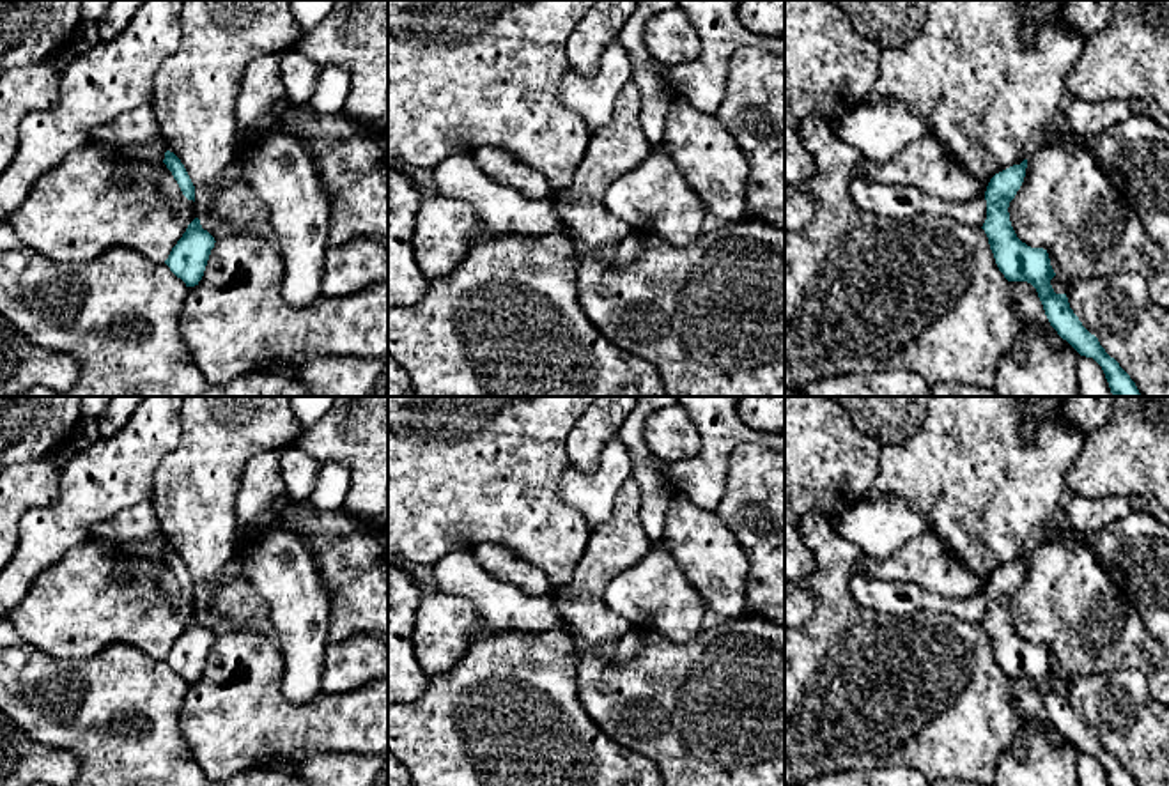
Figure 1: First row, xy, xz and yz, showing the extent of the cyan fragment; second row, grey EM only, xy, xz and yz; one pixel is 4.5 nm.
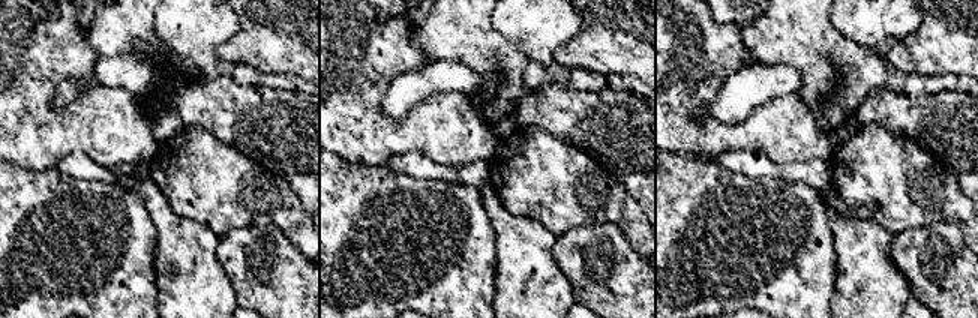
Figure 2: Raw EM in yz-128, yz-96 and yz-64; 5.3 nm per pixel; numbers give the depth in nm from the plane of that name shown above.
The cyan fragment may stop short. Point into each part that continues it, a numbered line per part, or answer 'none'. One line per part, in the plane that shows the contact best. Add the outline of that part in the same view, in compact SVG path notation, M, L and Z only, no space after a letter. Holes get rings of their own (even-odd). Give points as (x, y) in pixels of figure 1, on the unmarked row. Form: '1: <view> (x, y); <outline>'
1: xy (154, 551); M94 540L94 543L108 554L124 554L131 558L143 558L159 561L165 556L166 545L158 542L112 542L112 540Z

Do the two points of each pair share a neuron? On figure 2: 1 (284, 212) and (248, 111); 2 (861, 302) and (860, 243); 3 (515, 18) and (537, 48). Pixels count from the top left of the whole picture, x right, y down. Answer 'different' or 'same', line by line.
1: different
2: same
3: same

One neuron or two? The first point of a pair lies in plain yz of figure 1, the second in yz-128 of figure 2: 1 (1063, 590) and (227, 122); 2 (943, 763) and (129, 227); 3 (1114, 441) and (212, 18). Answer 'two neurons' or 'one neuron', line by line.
1: two neurons
2: one neuron
3: two neurons

